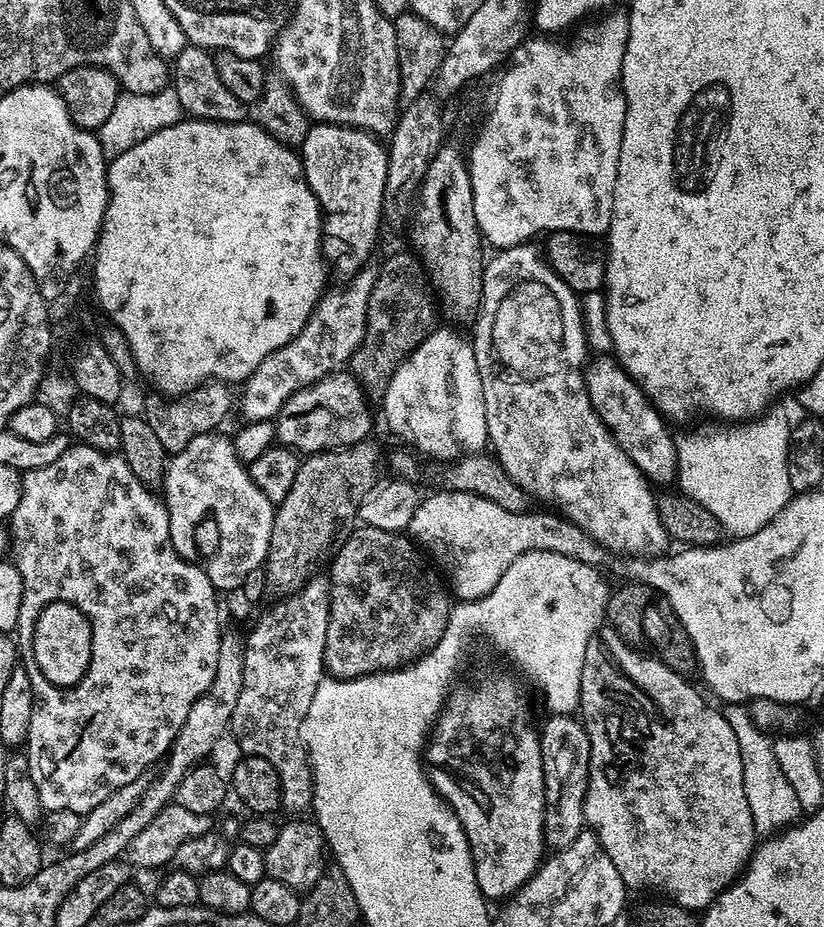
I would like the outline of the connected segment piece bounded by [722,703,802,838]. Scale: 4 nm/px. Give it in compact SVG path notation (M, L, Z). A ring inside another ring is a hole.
M725 703L722 711L730 730L738 738L738 750L742 754L742 778L746 786L746 802L750 802L750 814L754 818L757 837L771 838L795 825L801 819L802 811L798 797L775 757L773 737L761 731L748 714L744 704Z

